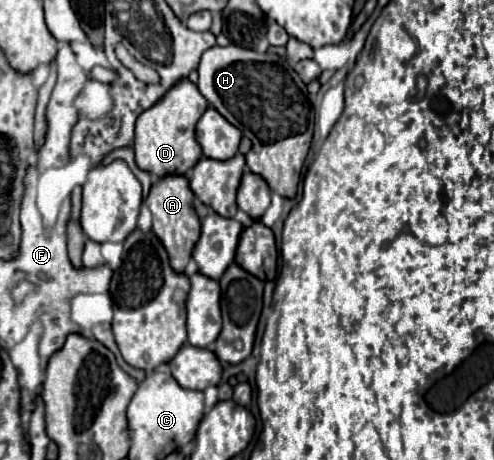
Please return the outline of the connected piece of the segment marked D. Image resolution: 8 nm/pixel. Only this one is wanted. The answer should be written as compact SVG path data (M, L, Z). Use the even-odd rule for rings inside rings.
M188 78L178 80L152 108L144 110L136 120L136 138L134 138L134 152L138 168L146 172L154 172L158 178L164 174L184 174L190 170L200 158L202 148L194 138L194 128L204 114L206 98L200 94L196 84Z

